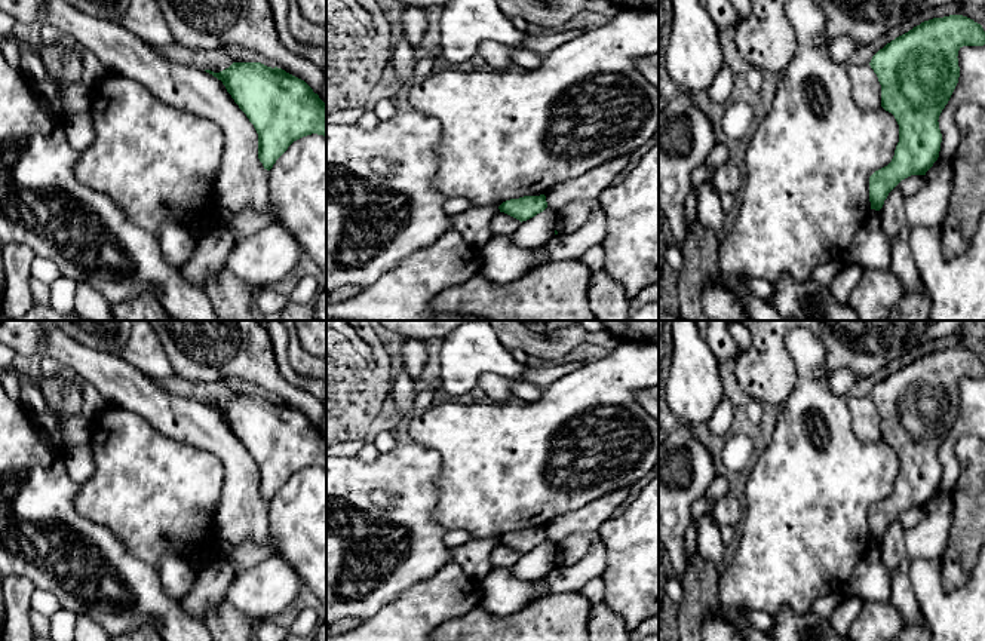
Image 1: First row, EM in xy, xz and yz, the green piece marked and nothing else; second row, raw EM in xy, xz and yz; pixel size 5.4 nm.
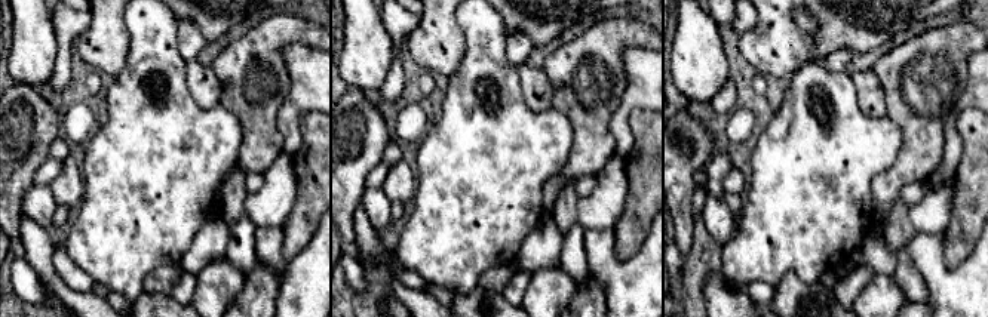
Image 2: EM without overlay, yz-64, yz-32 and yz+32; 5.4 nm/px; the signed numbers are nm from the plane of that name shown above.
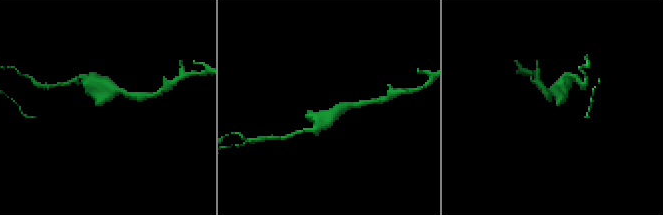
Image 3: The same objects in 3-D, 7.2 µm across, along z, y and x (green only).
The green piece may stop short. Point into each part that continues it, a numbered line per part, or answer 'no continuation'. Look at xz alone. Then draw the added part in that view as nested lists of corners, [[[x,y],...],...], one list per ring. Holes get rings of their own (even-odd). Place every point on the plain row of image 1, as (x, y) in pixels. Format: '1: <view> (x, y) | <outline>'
no continuation

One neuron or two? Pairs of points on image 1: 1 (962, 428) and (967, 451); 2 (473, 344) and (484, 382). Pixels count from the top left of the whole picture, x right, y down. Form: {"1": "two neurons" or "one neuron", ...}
{"1": "two neurons", "2": "two neurons"}

